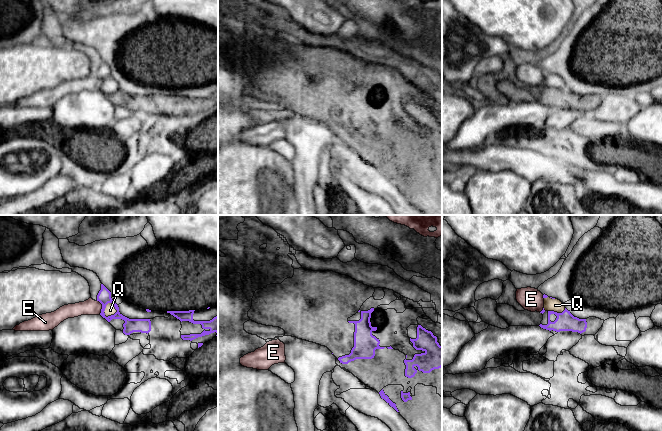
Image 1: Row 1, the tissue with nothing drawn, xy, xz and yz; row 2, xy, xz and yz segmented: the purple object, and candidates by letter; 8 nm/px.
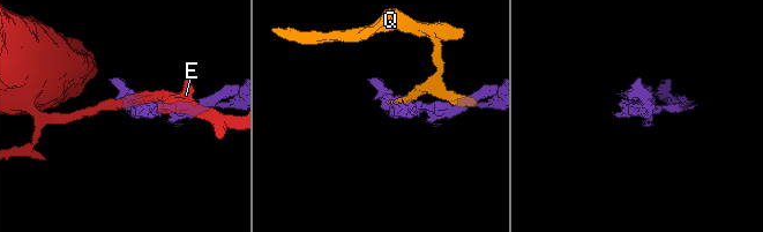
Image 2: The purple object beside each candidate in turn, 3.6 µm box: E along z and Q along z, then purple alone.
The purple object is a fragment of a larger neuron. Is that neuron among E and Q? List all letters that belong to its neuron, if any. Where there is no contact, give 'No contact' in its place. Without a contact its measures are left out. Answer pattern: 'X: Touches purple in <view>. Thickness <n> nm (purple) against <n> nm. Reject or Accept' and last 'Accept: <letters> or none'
E: Touches purple in xy. Thickness 110 nm (purple) against 130 nm. Reject
Q: Touches purple in xy. Thickness 110 nm (purple) against 80 nm. Reject
Accept: none

